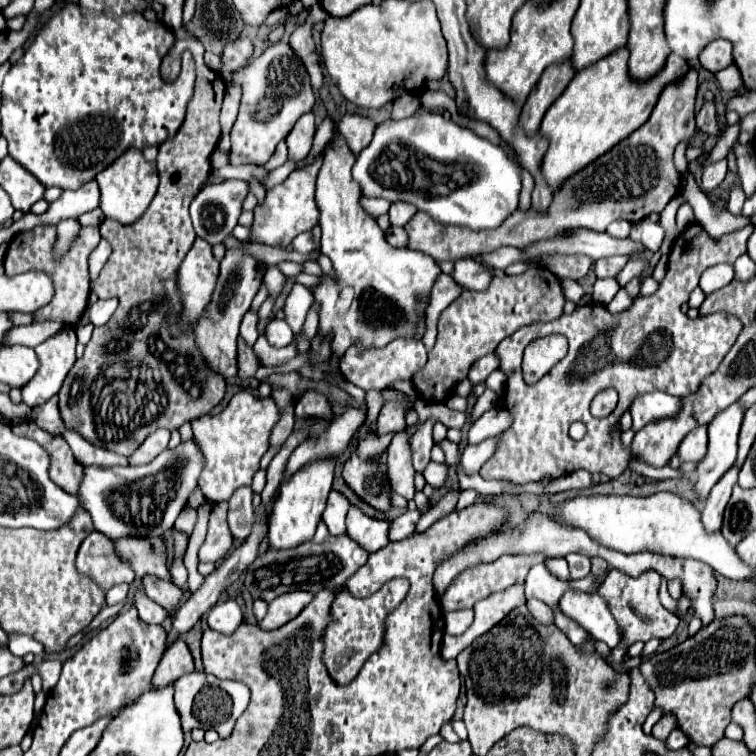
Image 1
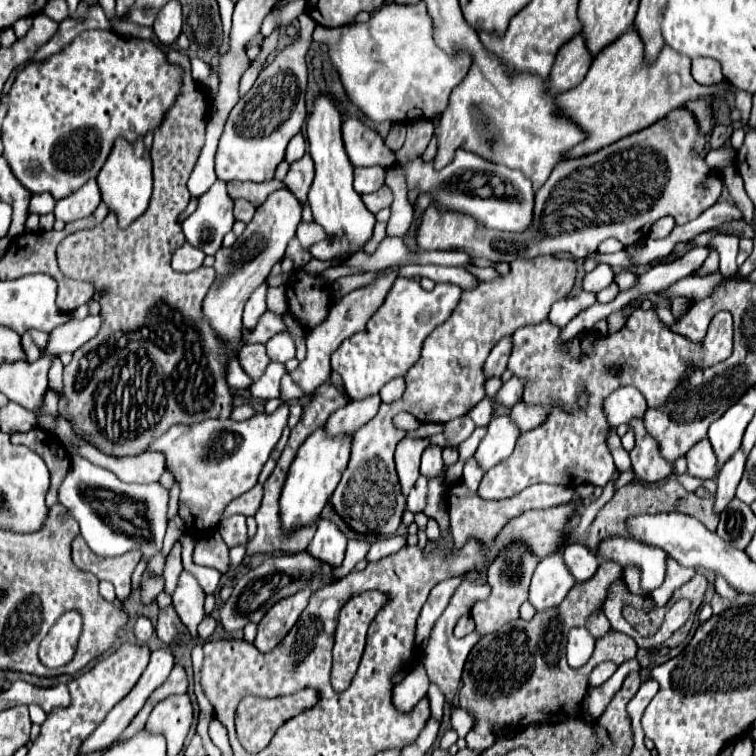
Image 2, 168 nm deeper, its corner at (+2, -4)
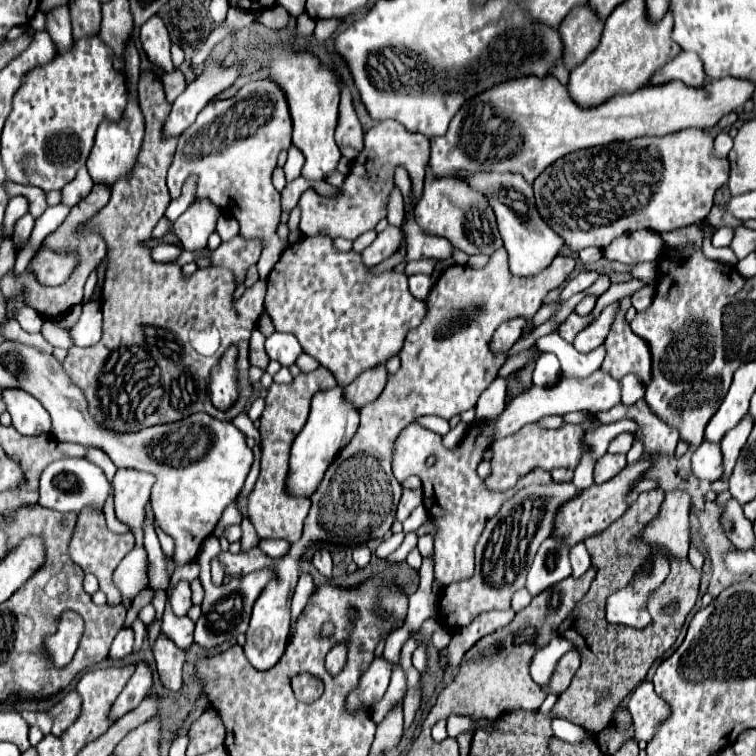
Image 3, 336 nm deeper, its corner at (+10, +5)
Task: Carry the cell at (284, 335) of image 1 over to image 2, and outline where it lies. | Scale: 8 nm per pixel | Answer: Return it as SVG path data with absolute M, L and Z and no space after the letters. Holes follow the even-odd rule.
M282 332L282 334L276 334L268 344L268 356L272 362L288 362L290 358L296 356L296 346L294 346L294 340L288 332Z

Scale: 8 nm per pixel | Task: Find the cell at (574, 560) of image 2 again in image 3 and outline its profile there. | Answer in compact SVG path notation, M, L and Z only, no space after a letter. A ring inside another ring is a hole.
M576 543L572 549L570 549L570 563L572 563L572 577L580 577L584 575L588 569L590 569L590 555L586 551L586 545L584 543Z

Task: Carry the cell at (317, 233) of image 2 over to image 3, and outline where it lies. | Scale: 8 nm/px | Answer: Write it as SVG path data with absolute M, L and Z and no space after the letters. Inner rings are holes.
M382 121L374 125L364 135L364 149L360 157L354 161L350 177L346 177L346 185L342 185L342 193L336 199L324 199L316 191L308 189L302 193L298 207L302 211L300 231L306 235L326 233L330 239L344 237L354 241L368 229L374 229L376 223L386 217L386 201L394 187L394 167L404 165L410 173L412 187L416 199L422 195L424 173L430 157L430 141L422 133L412 133L404 129L398 121Z

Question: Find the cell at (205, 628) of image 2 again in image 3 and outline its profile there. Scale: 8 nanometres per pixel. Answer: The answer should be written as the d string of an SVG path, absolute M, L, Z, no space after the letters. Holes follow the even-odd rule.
M170 607L164 611L162 633L166 633L180 649L188 649L194 641L194 621L190 617L176 617Z

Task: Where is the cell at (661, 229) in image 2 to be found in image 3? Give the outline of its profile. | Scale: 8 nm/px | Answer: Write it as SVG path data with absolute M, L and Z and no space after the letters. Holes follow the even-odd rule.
M703 226L704 241L702 251L706 257L712 260L720 261L725 265L736 265L738 262L737 257L730 248L714 248L711 244L711 239L714 233L714 227Z

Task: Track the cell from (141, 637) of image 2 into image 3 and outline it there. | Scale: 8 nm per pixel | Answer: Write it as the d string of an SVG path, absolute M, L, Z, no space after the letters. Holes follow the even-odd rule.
M126 627L116 635L116 639L110 647L110 657L114 657L114 659L126 657L132 651L132 645L134 645L134 631L130 627Z

